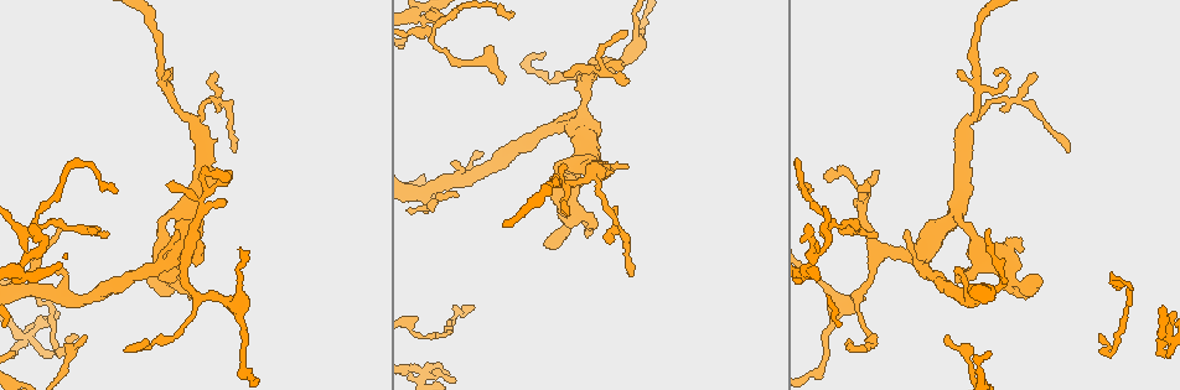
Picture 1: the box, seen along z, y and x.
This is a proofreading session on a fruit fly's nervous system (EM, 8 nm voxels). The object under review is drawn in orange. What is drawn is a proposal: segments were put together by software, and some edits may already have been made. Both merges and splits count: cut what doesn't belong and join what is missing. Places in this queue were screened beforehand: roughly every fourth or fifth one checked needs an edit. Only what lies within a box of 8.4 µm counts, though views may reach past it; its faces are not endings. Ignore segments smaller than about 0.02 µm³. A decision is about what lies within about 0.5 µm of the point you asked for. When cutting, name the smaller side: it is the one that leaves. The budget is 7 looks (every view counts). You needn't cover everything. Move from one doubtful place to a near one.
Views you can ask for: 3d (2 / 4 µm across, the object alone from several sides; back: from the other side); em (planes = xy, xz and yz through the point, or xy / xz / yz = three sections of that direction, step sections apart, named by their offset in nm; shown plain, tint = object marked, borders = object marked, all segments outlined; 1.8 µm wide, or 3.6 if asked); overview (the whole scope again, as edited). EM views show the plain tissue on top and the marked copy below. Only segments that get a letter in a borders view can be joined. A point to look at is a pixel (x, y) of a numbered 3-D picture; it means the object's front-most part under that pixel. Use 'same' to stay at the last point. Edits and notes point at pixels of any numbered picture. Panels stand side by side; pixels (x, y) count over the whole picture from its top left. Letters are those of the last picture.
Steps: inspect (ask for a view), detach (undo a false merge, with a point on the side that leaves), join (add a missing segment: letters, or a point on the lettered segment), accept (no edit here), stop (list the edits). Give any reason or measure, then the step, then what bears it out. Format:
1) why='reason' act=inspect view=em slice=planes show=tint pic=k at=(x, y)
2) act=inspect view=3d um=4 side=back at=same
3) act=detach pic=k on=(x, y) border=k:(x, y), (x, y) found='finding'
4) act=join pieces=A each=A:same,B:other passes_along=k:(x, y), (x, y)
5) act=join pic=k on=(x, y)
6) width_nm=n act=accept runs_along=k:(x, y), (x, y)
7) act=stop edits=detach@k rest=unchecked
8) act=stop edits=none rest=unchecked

why='branch stops here' act=inspect view=3d um=4 pic=1 at=(543, 53)

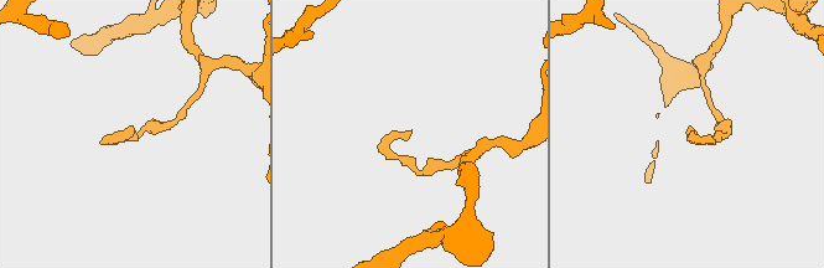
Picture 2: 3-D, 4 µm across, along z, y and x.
why='need the tissue' act=inspect view=em slice=planes show=borders pic=2 at=(688, 131)

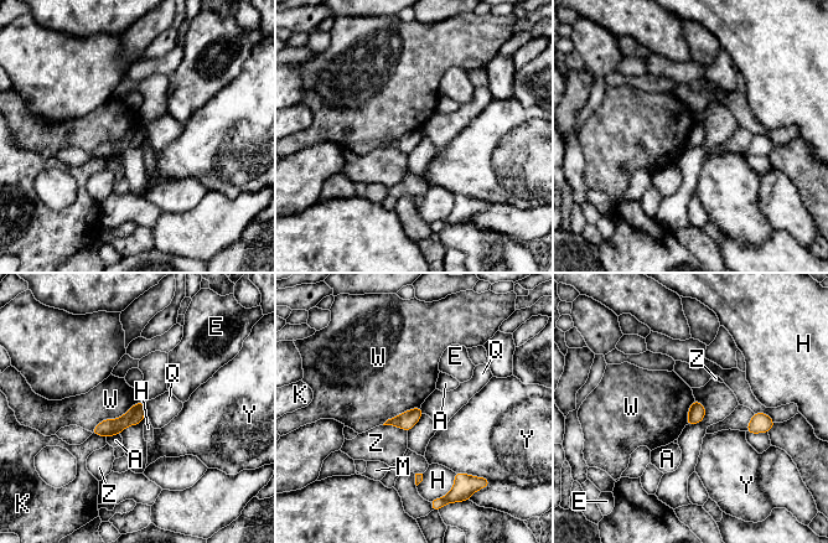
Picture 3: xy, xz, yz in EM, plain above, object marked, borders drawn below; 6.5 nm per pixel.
act=accept each=A:other,E:other,H:other,K:other,M:other,Q:other,W:other,Y:other,Z:other border=3:(140, 399), (91, 432) found='none of them fits'

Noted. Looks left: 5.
why='an open end' act=inspect view=em slice=planes show=borders pic=1 at=(501, 83)

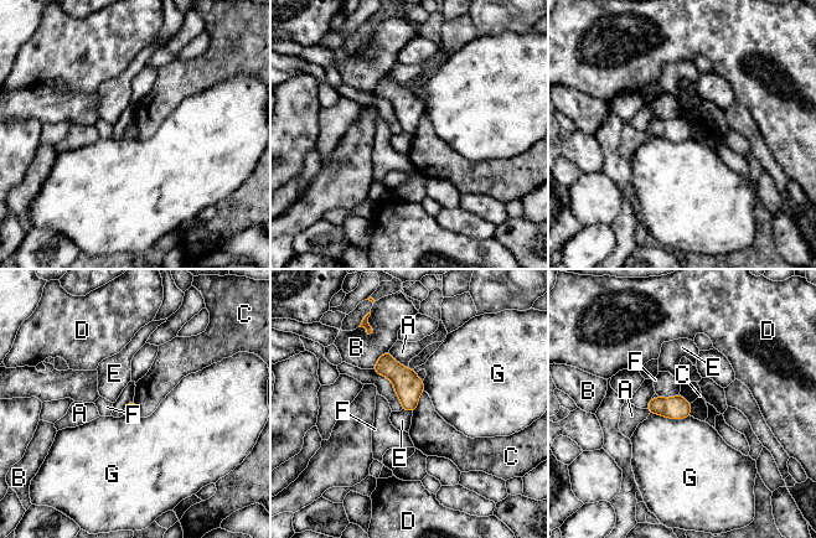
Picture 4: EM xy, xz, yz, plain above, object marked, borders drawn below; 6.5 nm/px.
act=accept each=A:other,B:other,C:other,D:other,E:other,F:other,G:other border=4:(690, 403), (691, 415) found='none of them fits'

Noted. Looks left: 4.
why='an open end' act=inspect view=em um=3.6 slice=xy step=16 show=borders pic=1 at=(587, 226)

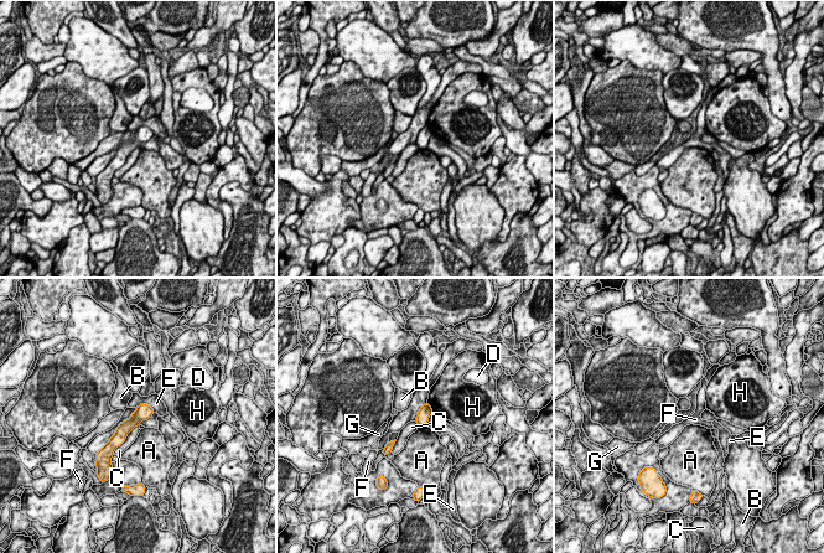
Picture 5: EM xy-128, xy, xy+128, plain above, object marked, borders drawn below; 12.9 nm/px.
why='cut it another way' act=inspect view=em um=3.6 slice=yz step=8 show=borders at=same

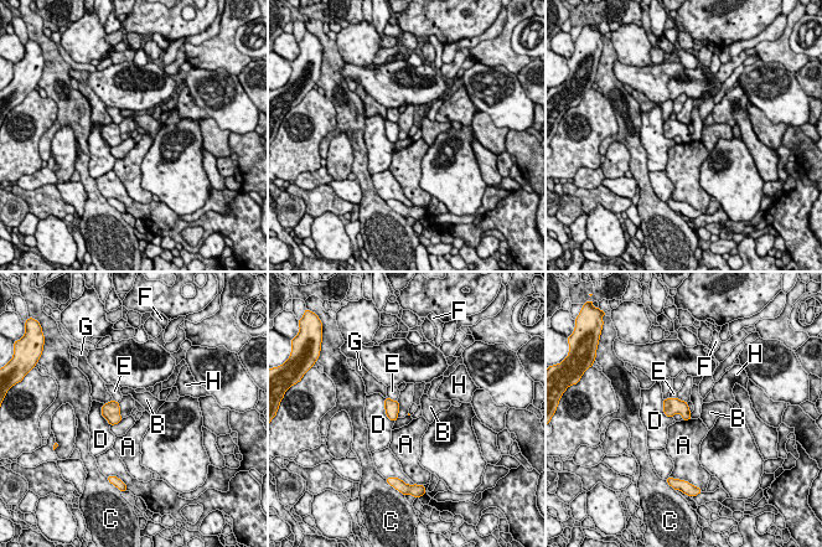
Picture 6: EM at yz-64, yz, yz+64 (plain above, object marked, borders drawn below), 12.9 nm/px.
longest_contact=D:340nm act=accept each=A:other,B:other,C:other,D:other,E:other,F:other,G:other,H:other border=6:(123, 418), (110, 426) found='no lettered segment goes on from it'

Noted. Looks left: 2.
act=stop edits=none rest=unchecked

